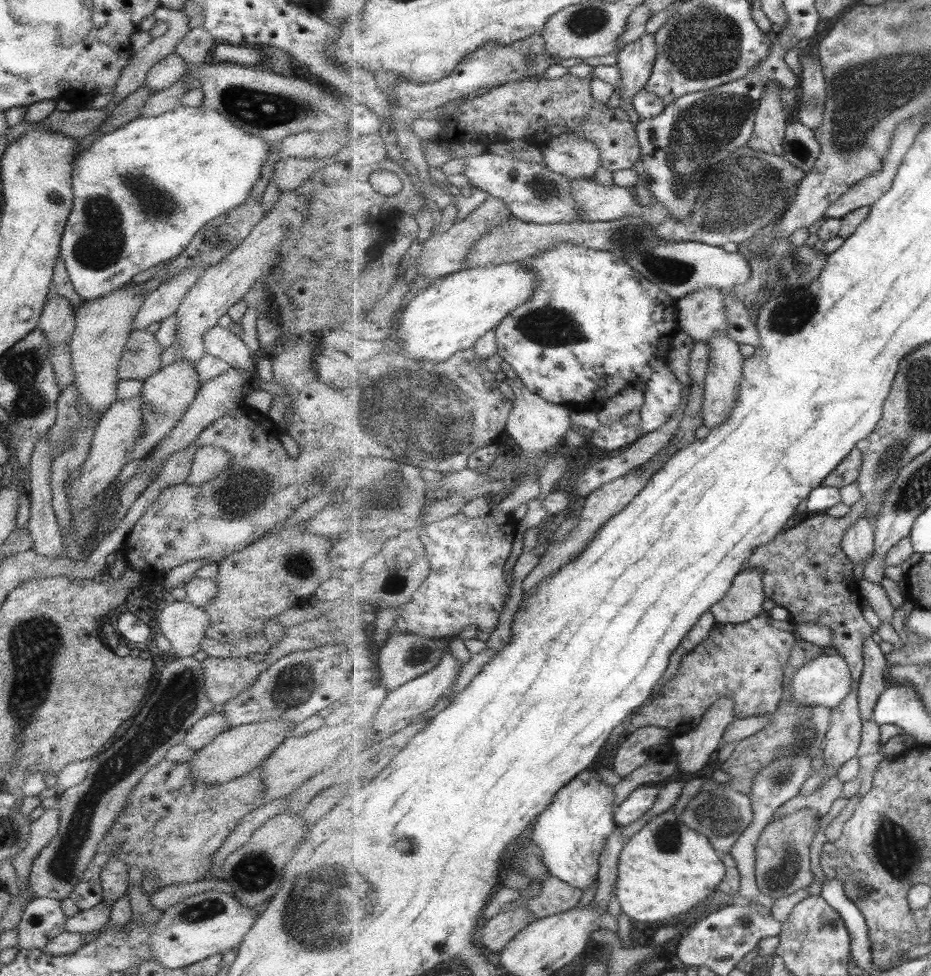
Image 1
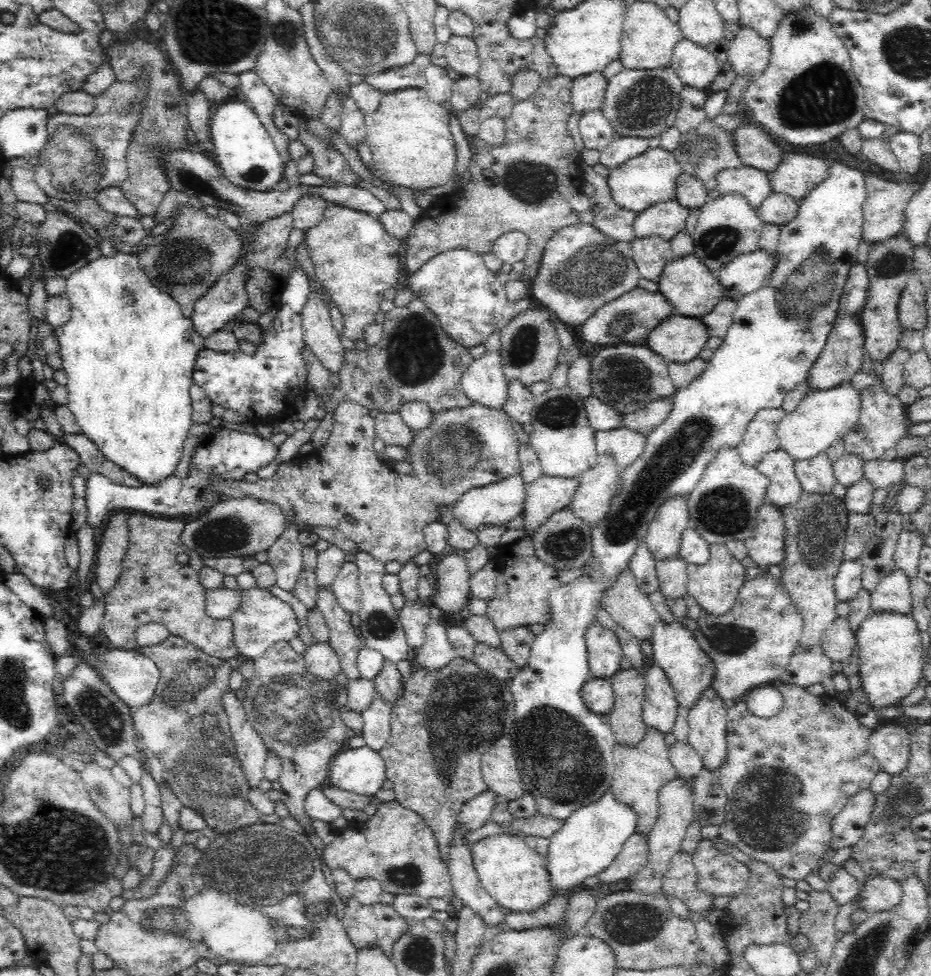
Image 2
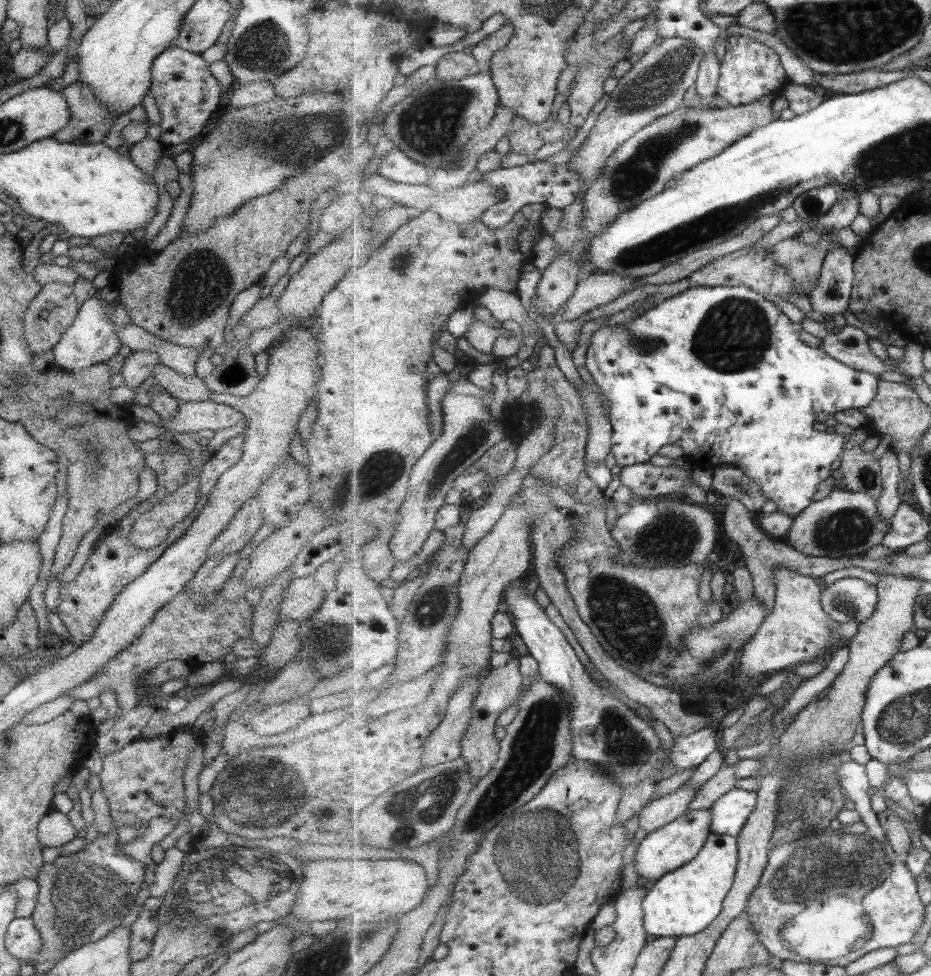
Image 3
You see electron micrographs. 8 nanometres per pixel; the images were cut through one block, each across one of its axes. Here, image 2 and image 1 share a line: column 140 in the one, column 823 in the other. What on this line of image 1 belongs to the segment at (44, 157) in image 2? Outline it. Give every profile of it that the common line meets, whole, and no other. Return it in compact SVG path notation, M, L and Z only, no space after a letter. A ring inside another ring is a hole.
M798 50L798 54L802 75L797 117L804 126L817 130L823 124L828 95L824 66L818 56L807 50Z

